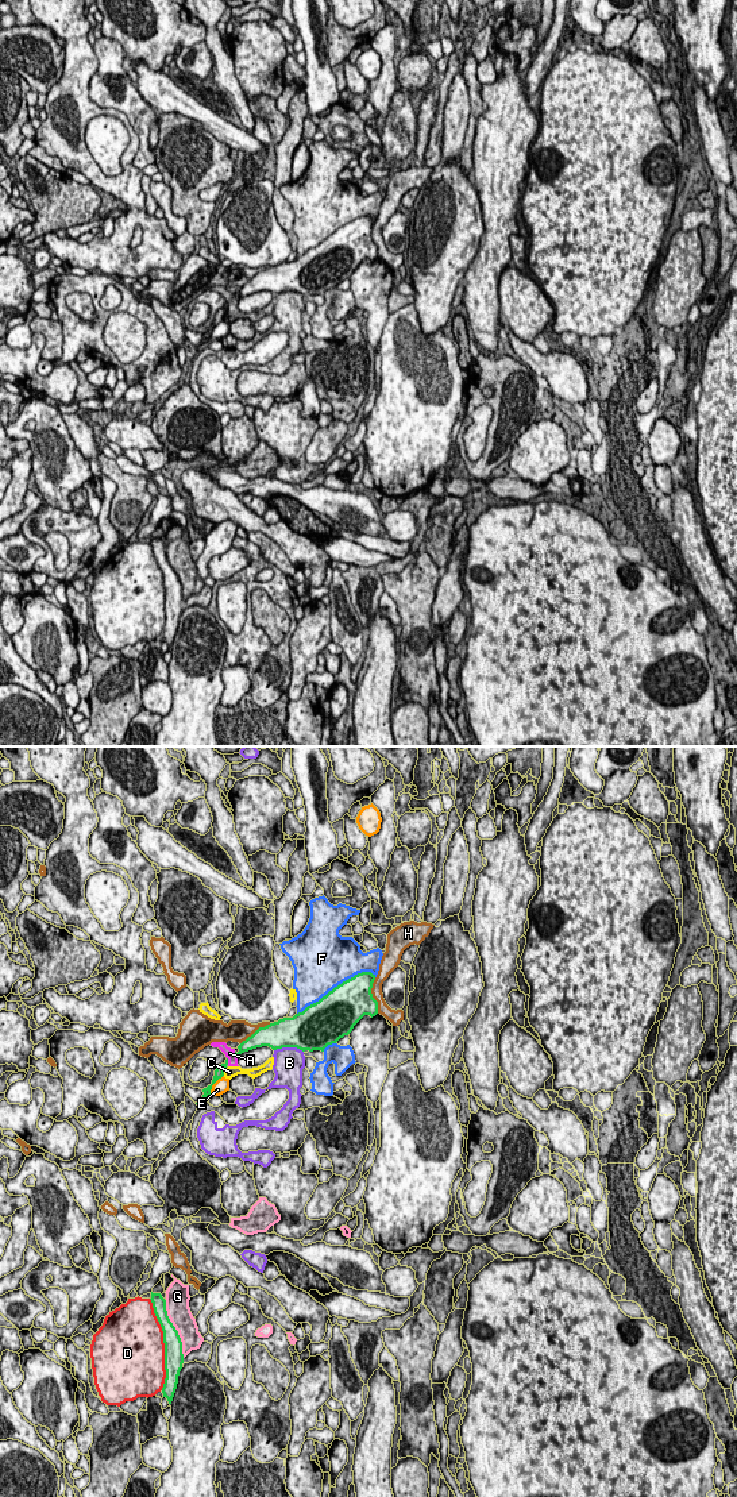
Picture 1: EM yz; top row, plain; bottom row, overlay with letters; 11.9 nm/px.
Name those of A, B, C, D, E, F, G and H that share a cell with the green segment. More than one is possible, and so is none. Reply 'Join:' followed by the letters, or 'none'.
Join: none

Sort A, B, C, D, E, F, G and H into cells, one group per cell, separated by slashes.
A C / B / D / E / F / G / H

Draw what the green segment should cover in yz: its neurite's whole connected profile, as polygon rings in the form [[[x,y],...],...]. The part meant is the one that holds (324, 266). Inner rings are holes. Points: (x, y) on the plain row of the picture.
[[[362,216],[343,225],[319,246],[308,250],[302,256],[293,262],[283,262],[278,266],[259,271],[251,281],[243,285],[236,300],[262,290],[269,290],[273,294],[282,292],[297,292],[302,296],[321,294],[328,289],[336,288],[344,279],[348,279],[354,270],[364,261],[371,262],[378,258],[378,246],[373,242],[371,232],[375,219]]]

